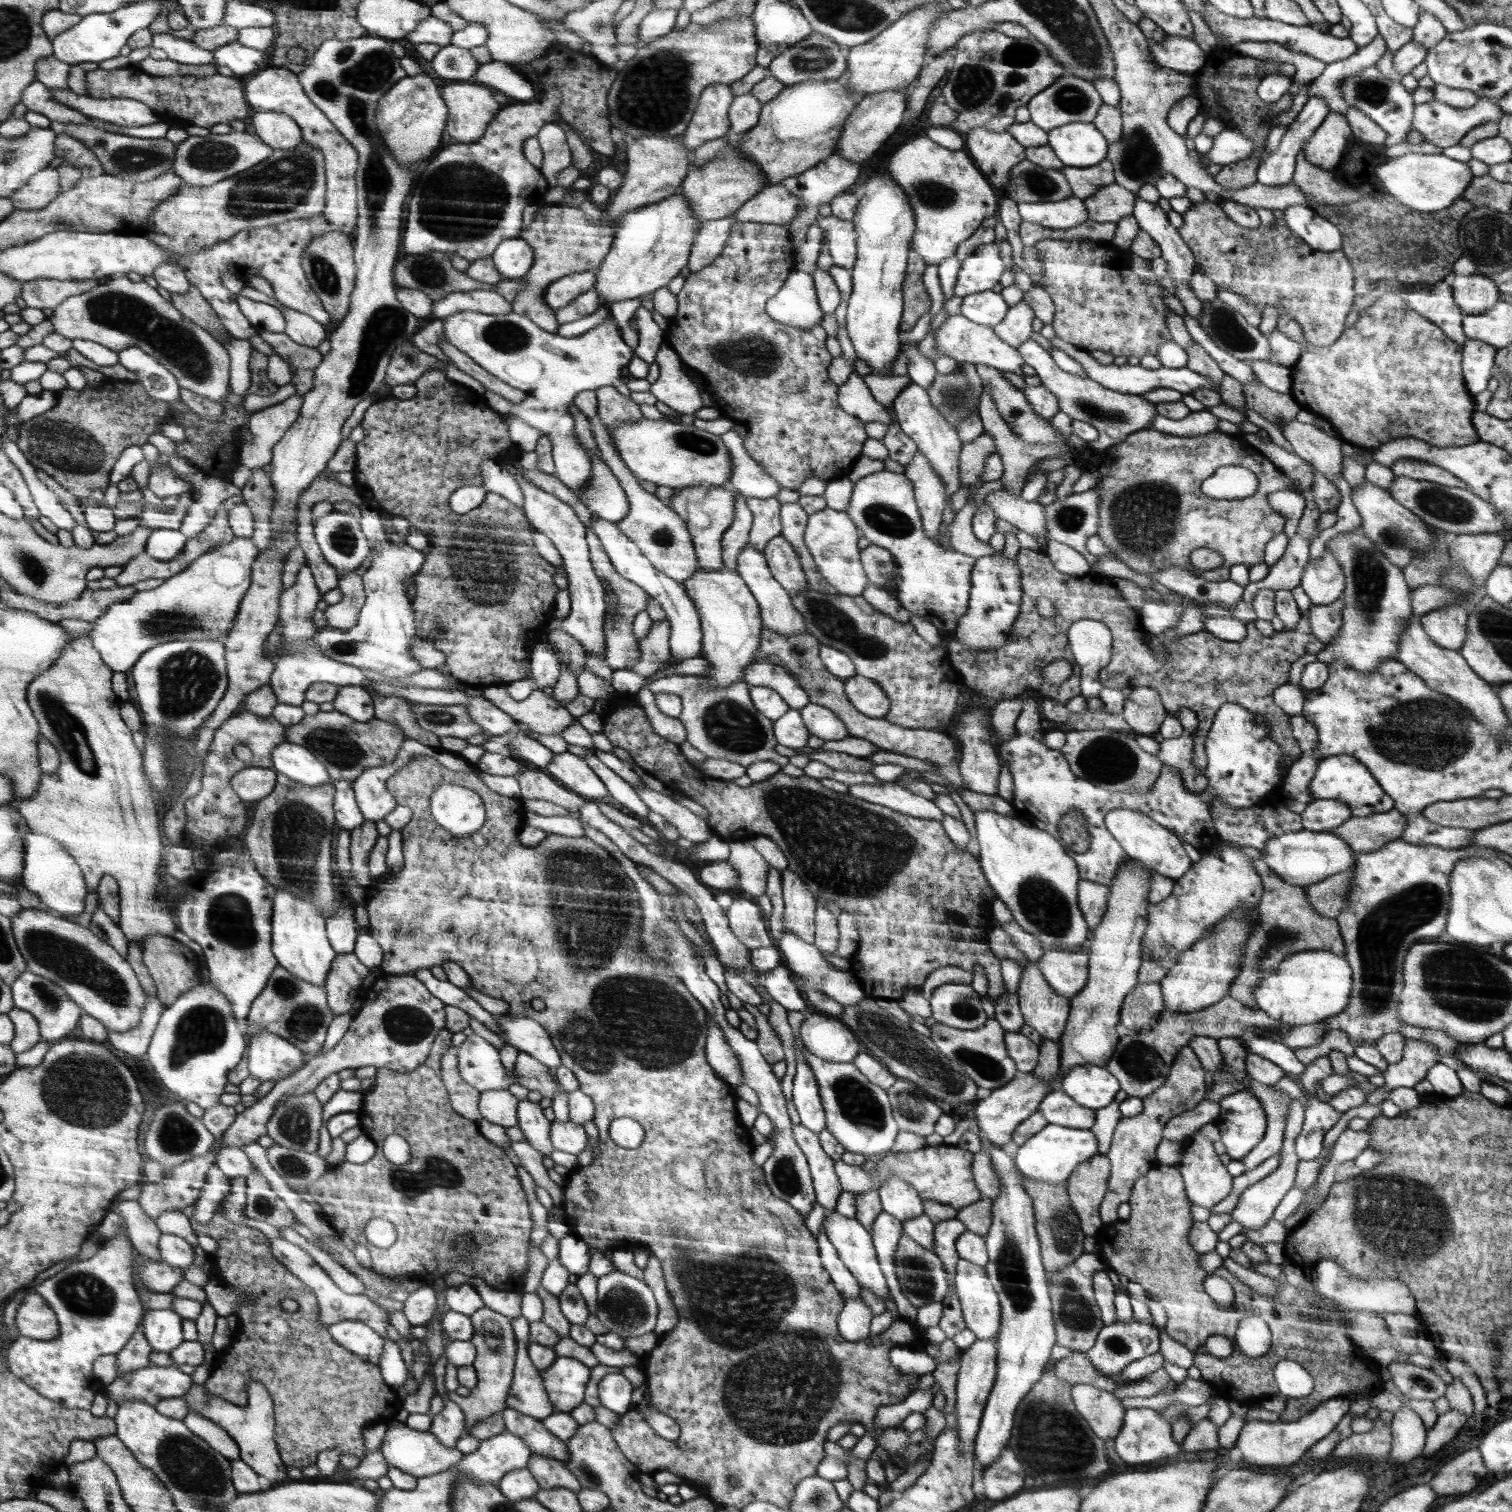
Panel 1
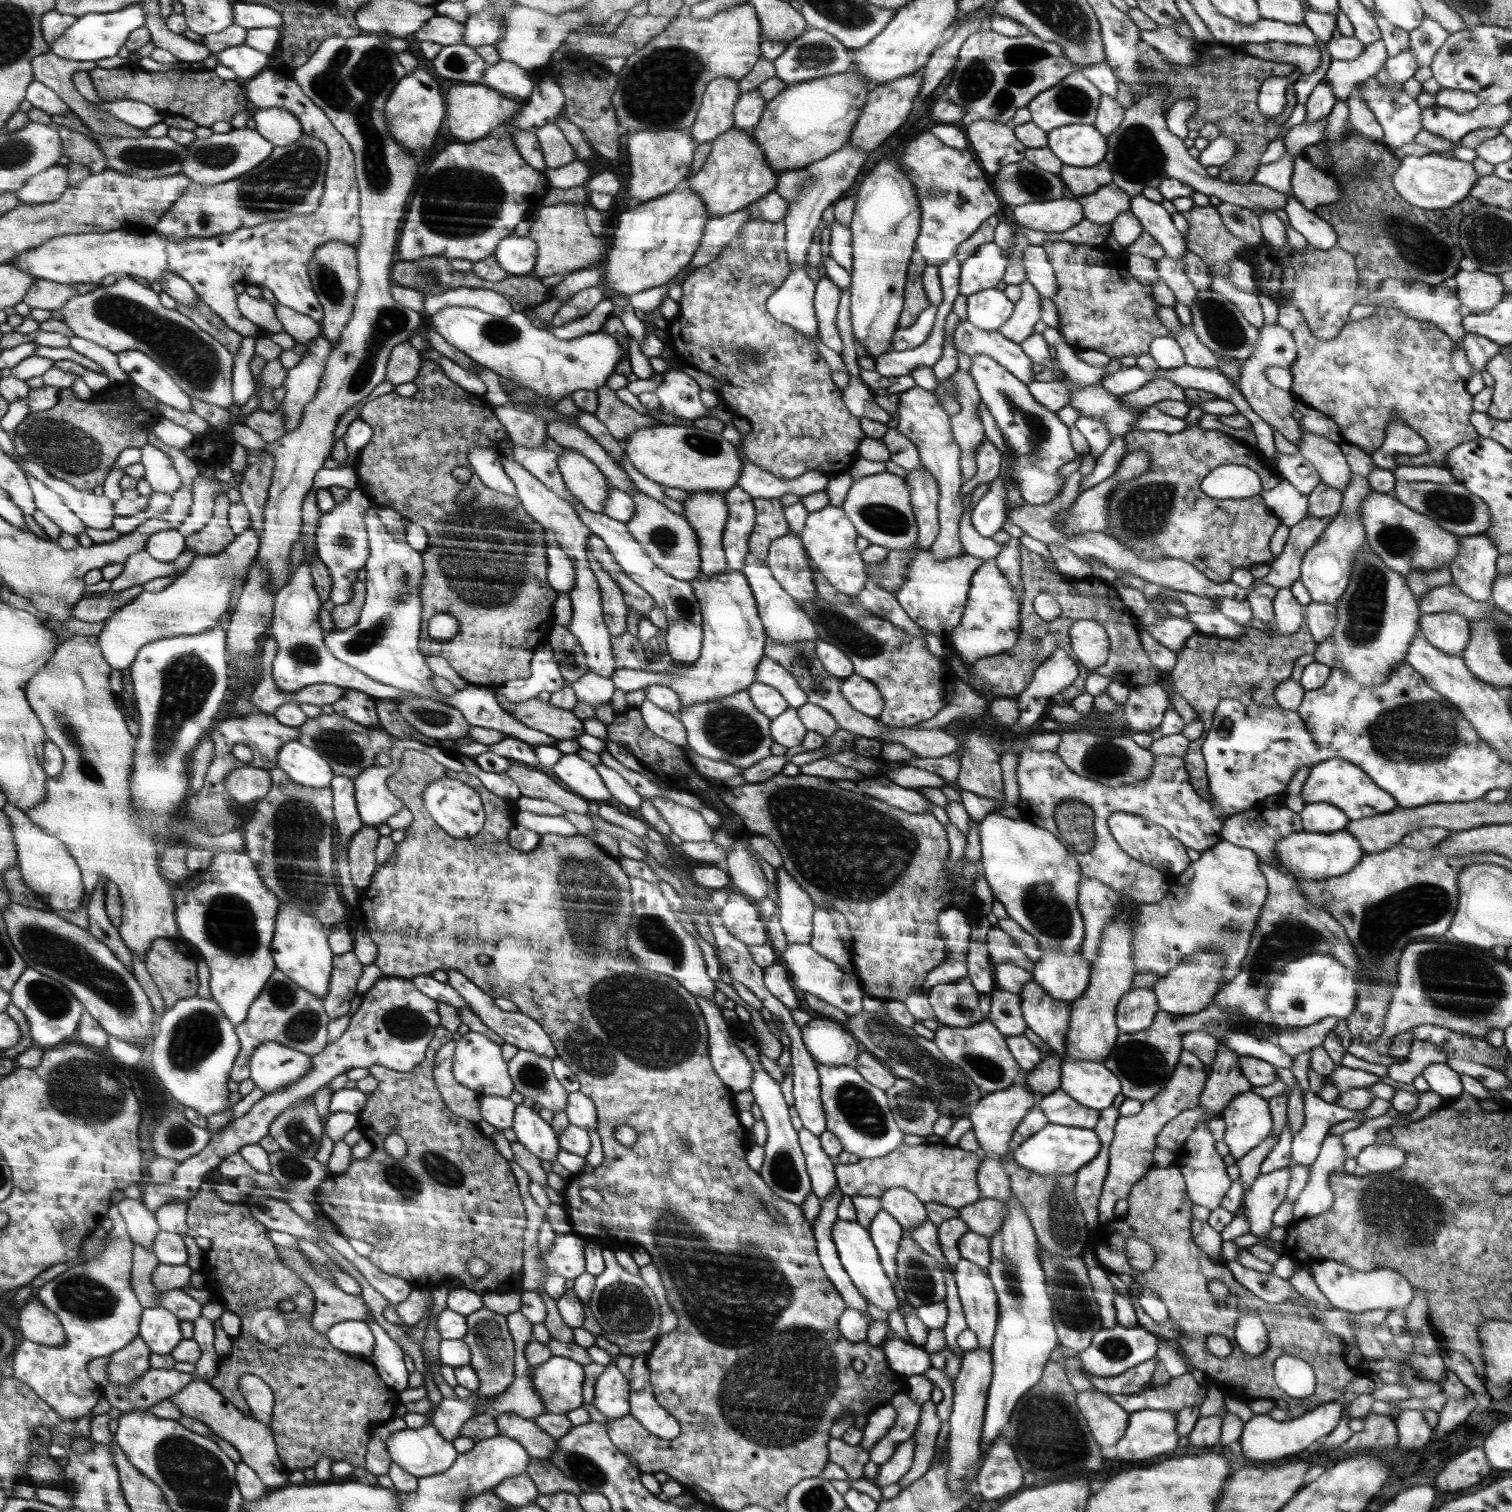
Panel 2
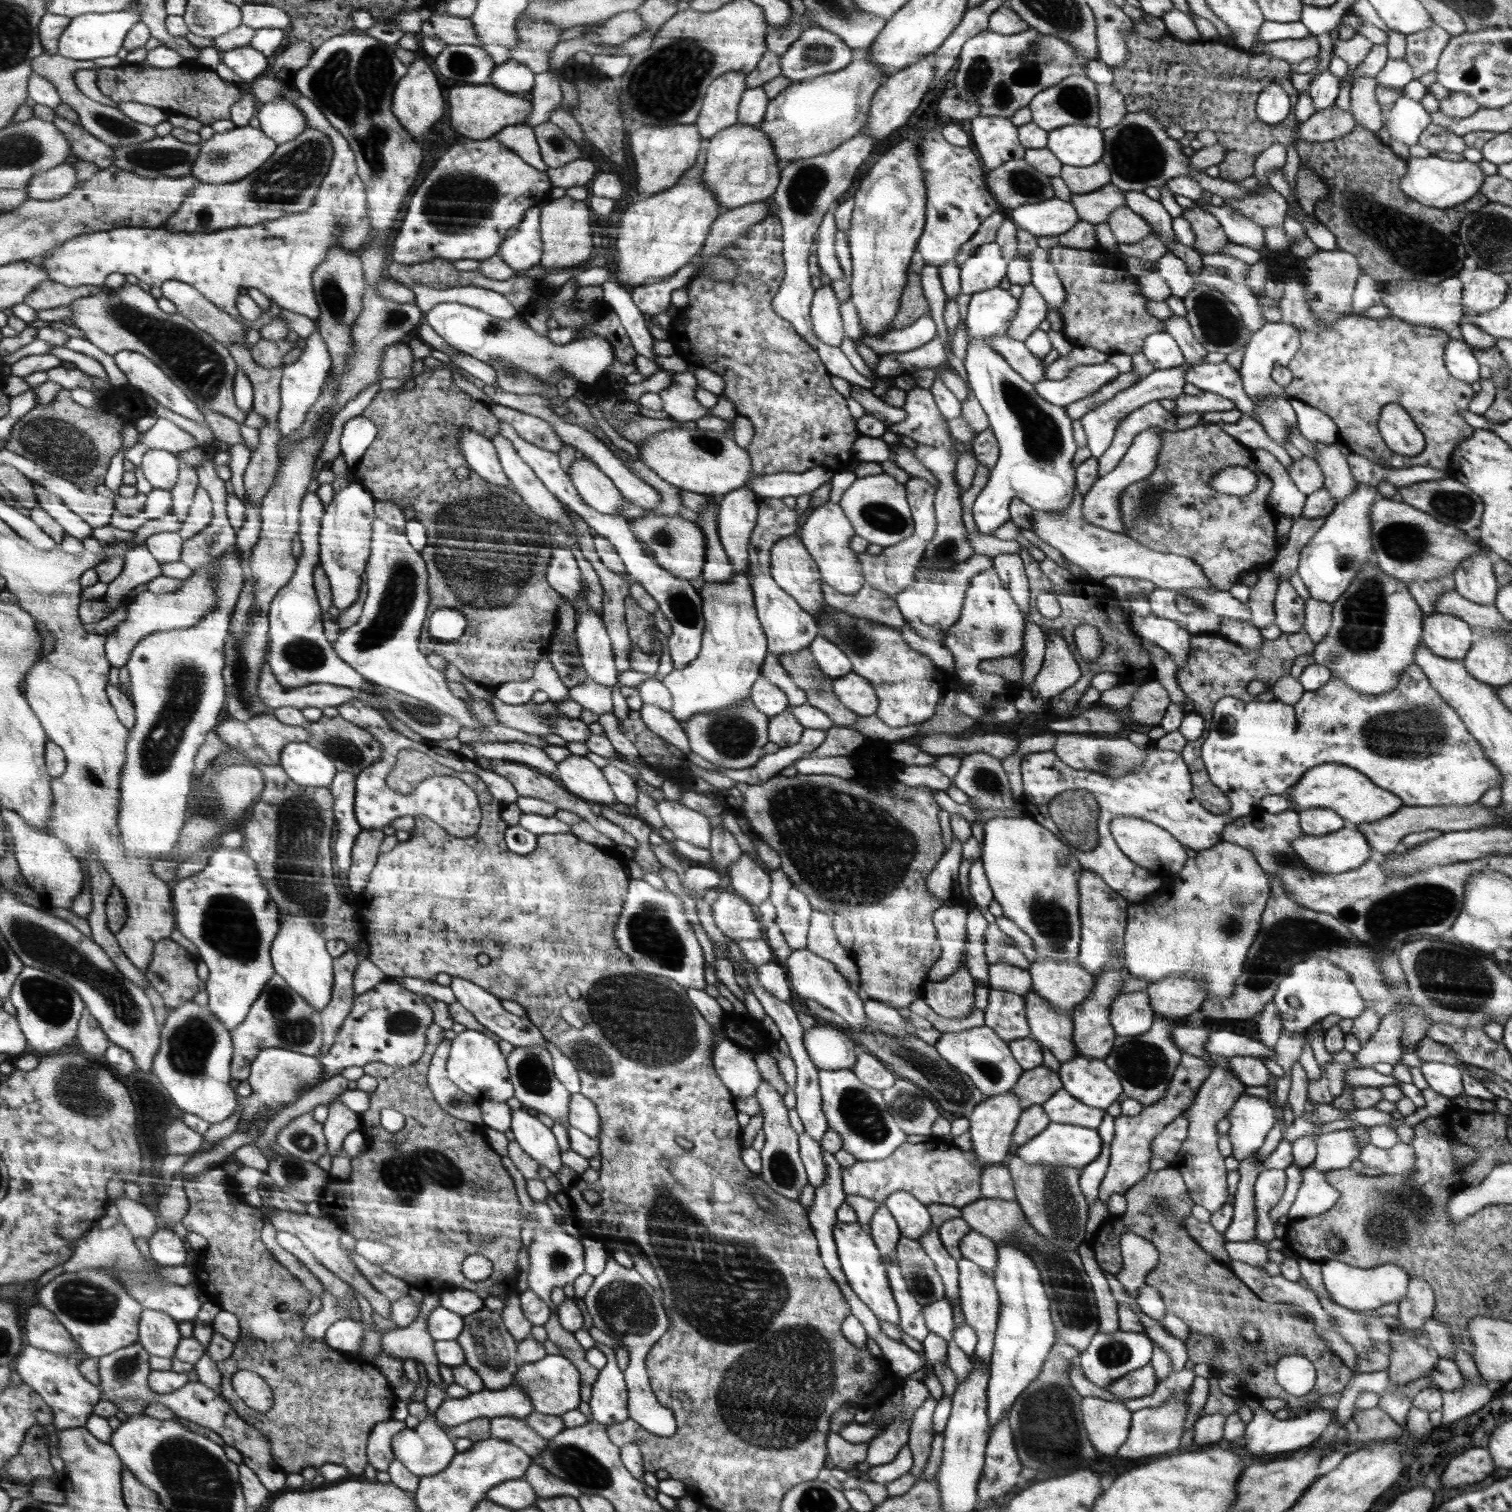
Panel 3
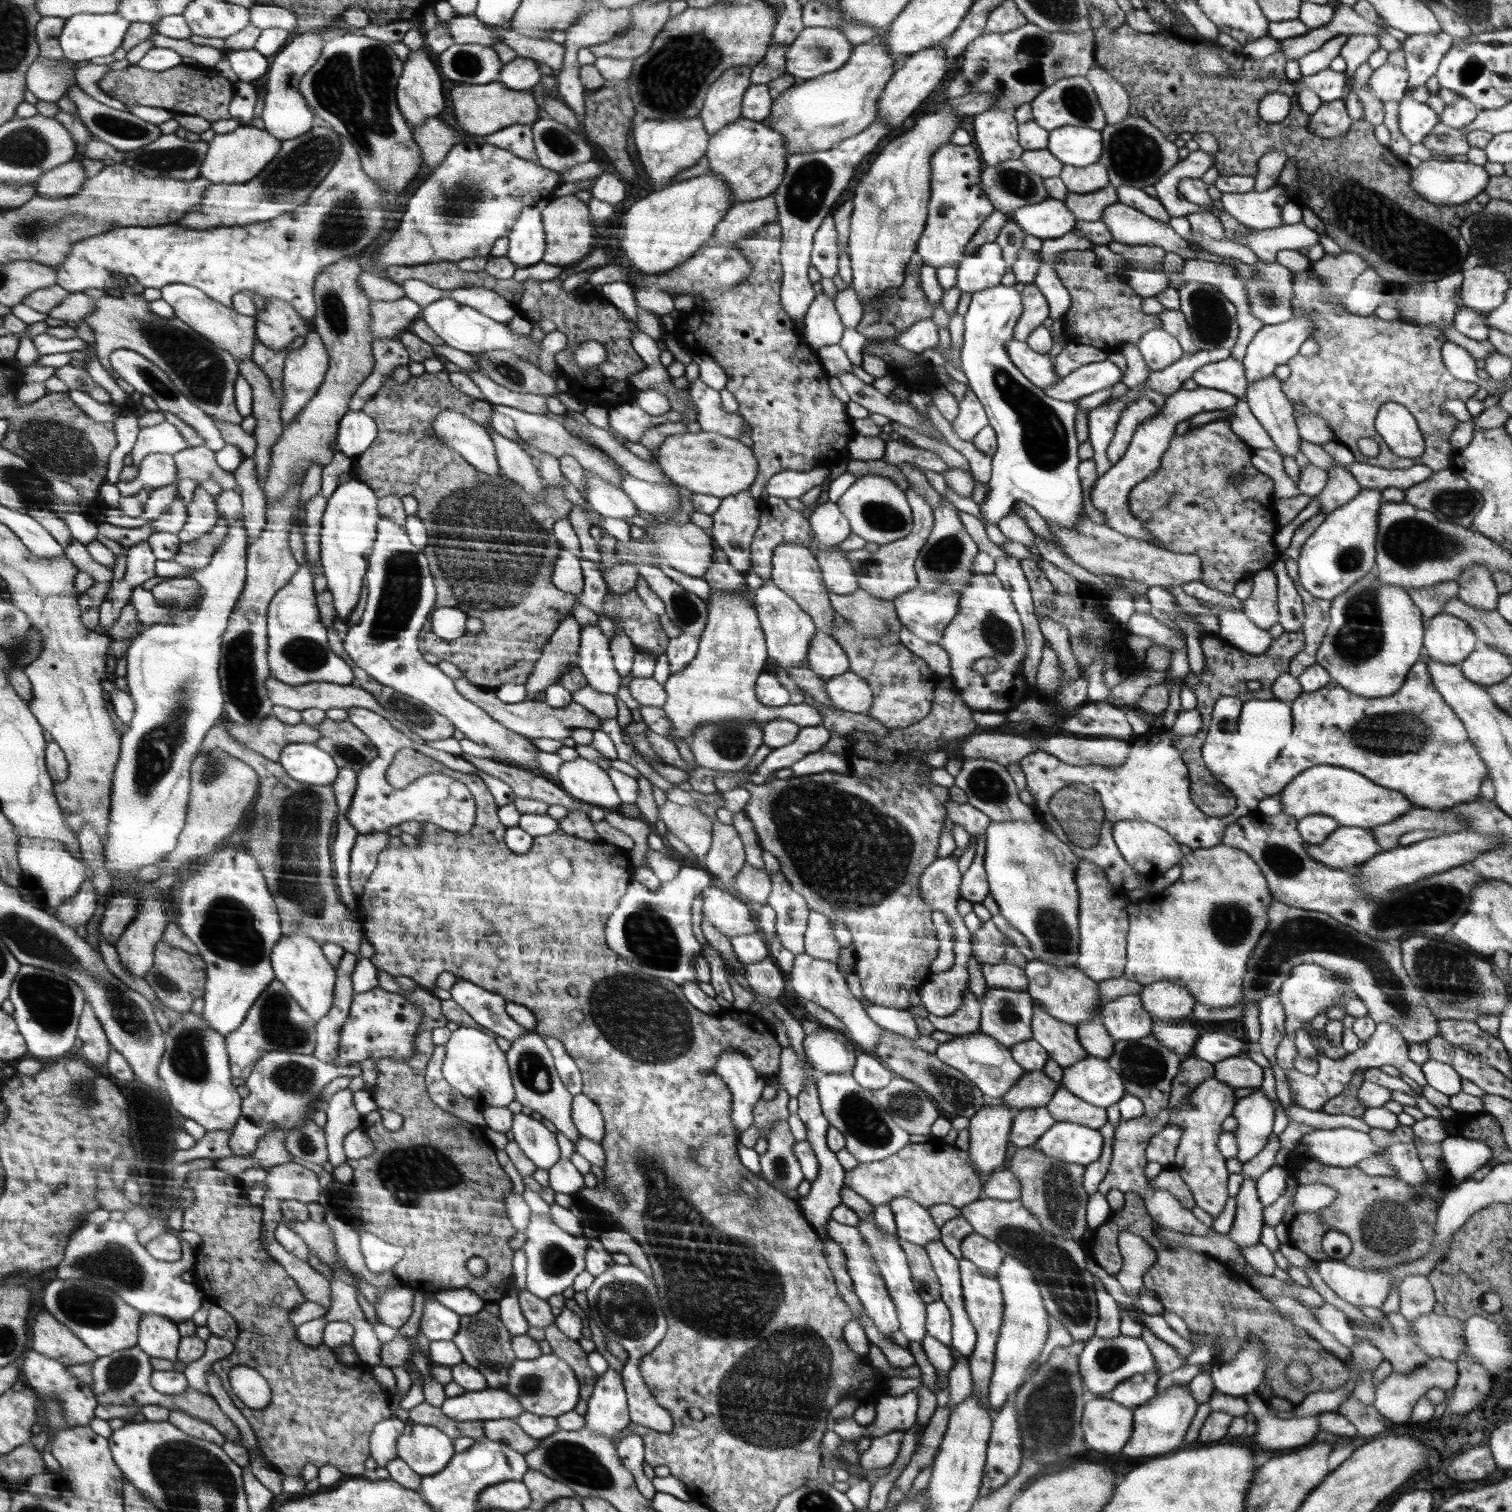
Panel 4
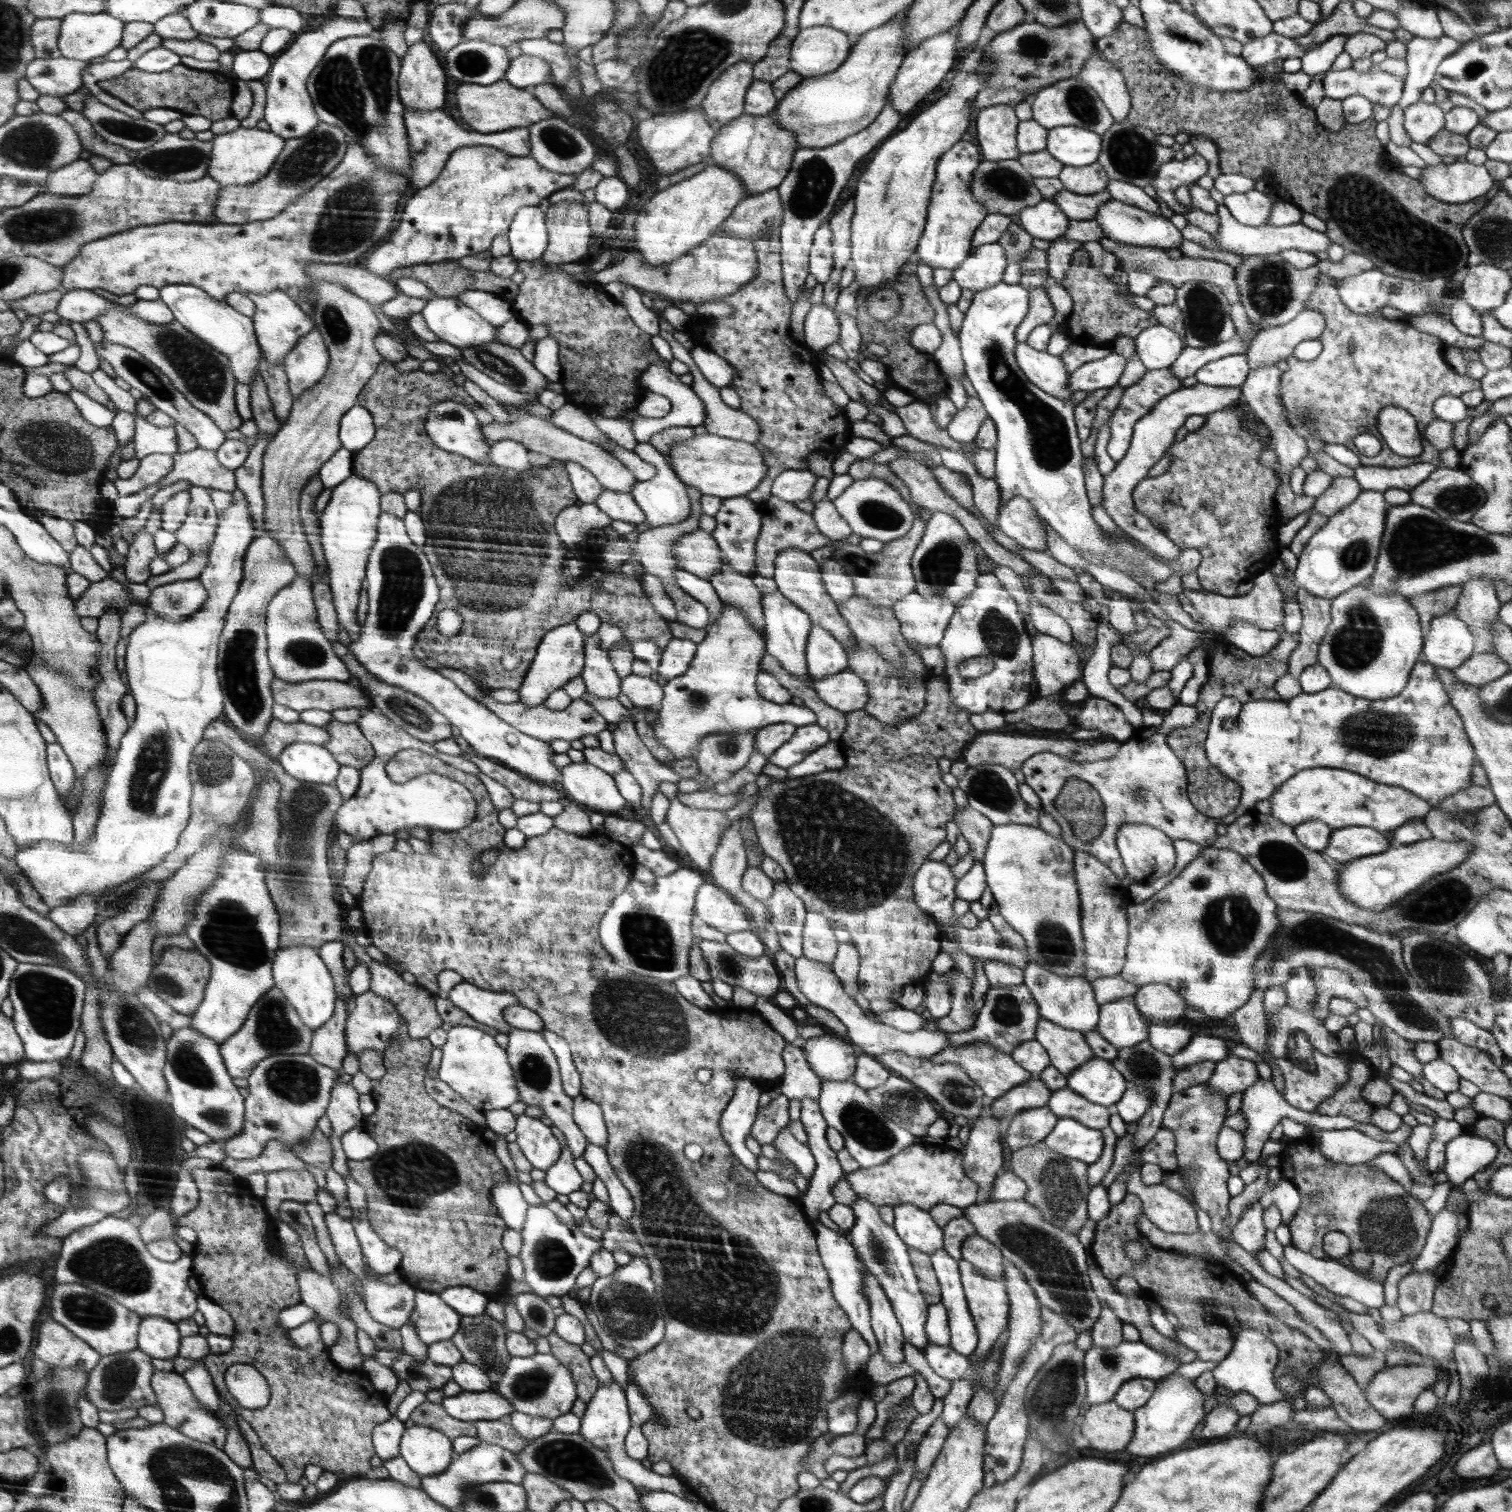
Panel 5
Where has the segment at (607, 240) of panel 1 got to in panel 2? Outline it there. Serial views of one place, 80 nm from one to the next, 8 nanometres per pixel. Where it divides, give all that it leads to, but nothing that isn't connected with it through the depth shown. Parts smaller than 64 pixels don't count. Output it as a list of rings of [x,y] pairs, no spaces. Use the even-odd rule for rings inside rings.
[[[561,203],[553,206],[540,207],[537,210],[536,222],[530,228],[528,237],[537,244],[538,256],[531,275],[539,278],[543,276],[564,276],[580,269],[587,269],[598,264],[606,256],[606,240],[592,234],[590,224],[586,224],[587,214],[584,205]]]

